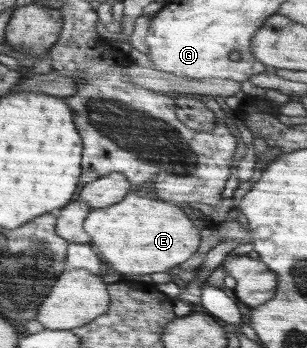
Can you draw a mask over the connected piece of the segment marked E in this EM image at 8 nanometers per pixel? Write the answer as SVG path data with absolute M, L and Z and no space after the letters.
M129 192L119 204L91 210L83 228L91 237L90 243L97 246L99 254L107 258L117 272L123 272L122 276L165 272L177 264L183 264L195 254L201 240L199 230L181 208L169 202L135 196L135 192Z

